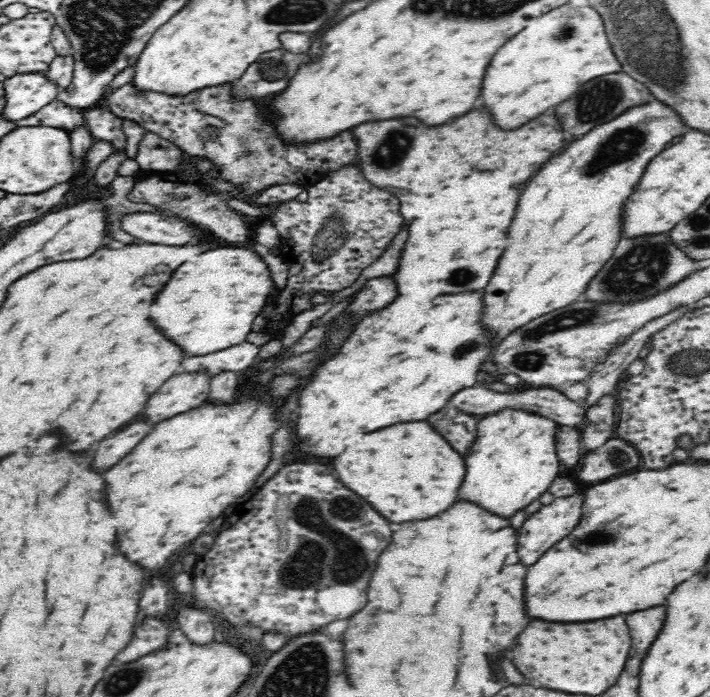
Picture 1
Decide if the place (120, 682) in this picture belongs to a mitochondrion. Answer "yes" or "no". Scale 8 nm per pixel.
yes

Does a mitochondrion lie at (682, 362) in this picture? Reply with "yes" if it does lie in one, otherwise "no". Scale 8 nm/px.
yes

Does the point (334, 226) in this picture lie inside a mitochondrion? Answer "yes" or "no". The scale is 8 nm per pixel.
yes

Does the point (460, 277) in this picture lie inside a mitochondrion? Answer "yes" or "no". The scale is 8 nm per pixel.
yes

